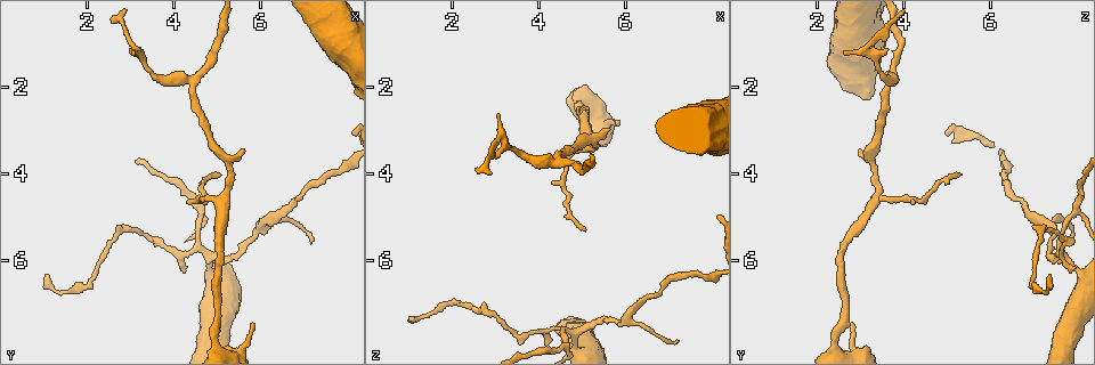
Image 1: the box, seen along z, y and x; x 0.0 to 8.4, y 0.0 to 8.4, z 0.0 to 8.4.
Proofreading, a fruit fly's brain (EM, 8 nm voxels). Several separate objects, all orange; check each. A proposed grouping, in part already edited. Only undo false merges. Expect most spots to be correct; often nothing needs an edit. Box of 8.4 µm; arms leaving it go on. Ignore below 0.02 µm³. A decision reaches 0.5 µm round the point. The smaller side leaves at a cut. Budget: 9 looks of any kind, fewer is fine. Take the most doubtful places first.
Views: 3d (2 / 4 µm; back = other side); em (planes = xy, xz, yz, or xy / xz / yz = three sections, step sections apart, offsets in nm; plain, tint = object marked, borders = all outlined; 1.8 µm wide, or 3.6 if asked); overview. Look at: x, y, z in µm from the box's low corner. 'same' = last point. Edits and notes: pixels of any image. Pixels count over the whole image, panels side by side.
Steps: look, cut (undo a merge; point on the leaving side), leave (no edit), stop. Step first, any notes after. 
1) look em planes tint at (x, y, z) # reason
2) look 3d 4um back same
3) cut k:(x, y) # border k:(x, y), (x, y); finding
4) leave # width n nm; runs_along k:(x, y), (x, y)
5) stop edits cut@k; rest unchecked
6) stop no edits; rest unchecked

look 3d 4um at (4.80, 5.95, 7.70) # sharp bend

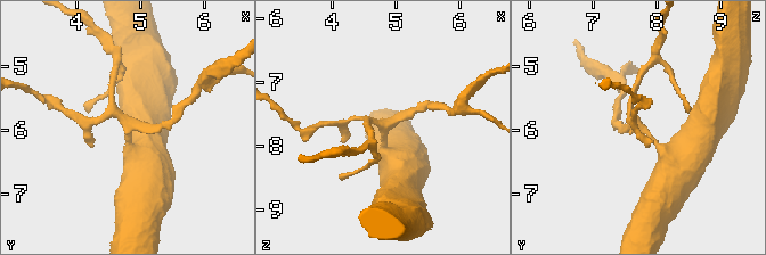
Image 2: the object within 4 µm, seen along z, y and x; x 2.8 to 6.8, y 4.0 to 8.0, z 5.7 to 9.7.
look em planes tint at (4.80, 5.95, 7.70) # arms 4; need the tissue

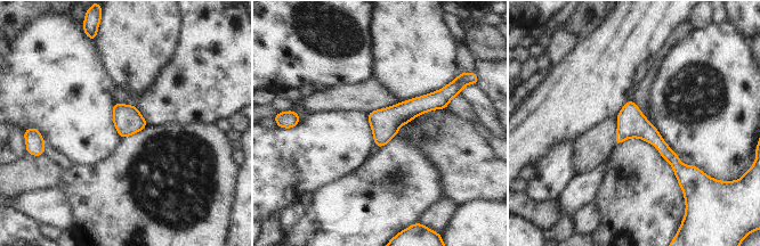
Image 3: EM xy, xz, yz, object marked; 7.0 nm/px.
leave # runs_along 3:(629, 104), (630, 114), (688, 171); all the same cell

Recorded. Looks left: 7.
look em 3.6um xz step 4 tint at (5.00, 7.80, 2.45) # abrupt turn

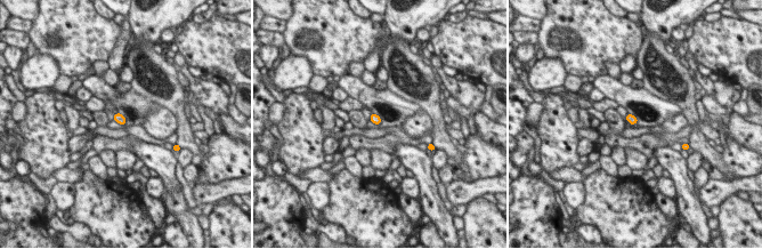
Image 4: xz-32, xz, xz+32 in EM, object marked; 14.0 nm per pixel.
look em 3.6um planes borders same

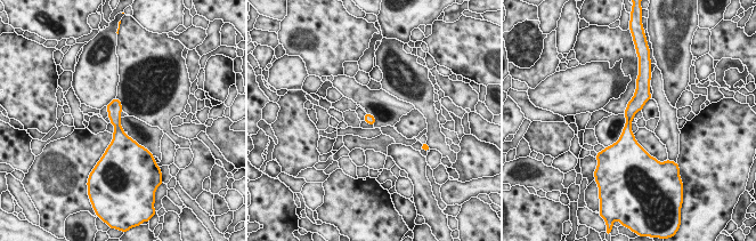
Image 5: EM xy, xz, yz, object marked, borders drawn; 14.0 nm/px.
leave # runs_along 5:(640, 90), (628, 118), (628, 154); all the same cell

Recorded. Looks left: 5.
look 3d 2um at (4.40, 1.85, 3.65) # three-way junction

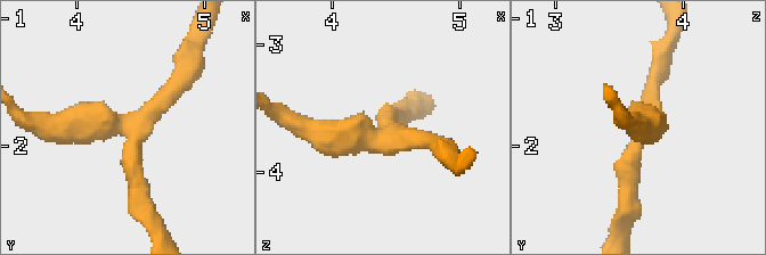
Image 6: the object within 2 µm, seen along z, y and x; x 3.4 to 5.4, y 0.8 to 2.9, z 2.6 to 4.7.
look em planes tint at (4.38, 1.90, 3.68)

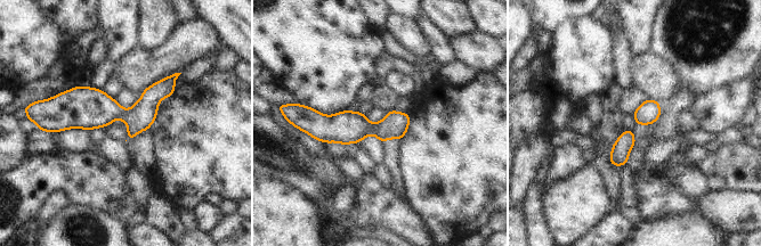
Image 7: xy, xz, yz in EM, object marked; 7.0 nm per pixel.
leave # runs_along 7:(172, 78), (137, 113), (56, 115); one cell here

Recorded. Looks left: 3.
look em 3.6um xy step 16 tint at (2.80, 5.25, 7.15) # sharp bend

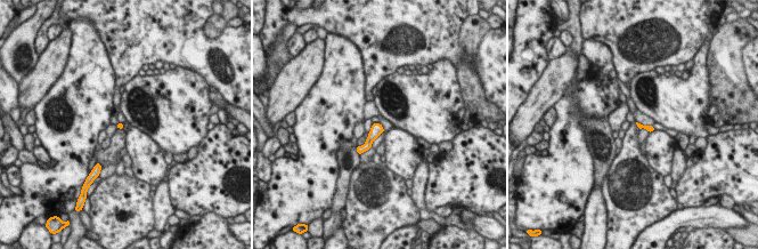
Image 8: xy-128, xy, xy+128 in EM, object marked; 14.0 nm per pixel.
leave # runs_along 8:(377, 126), (368, 143), (359, 150); all the same cell

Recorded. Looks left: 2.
stop no edits; rest unchecked

